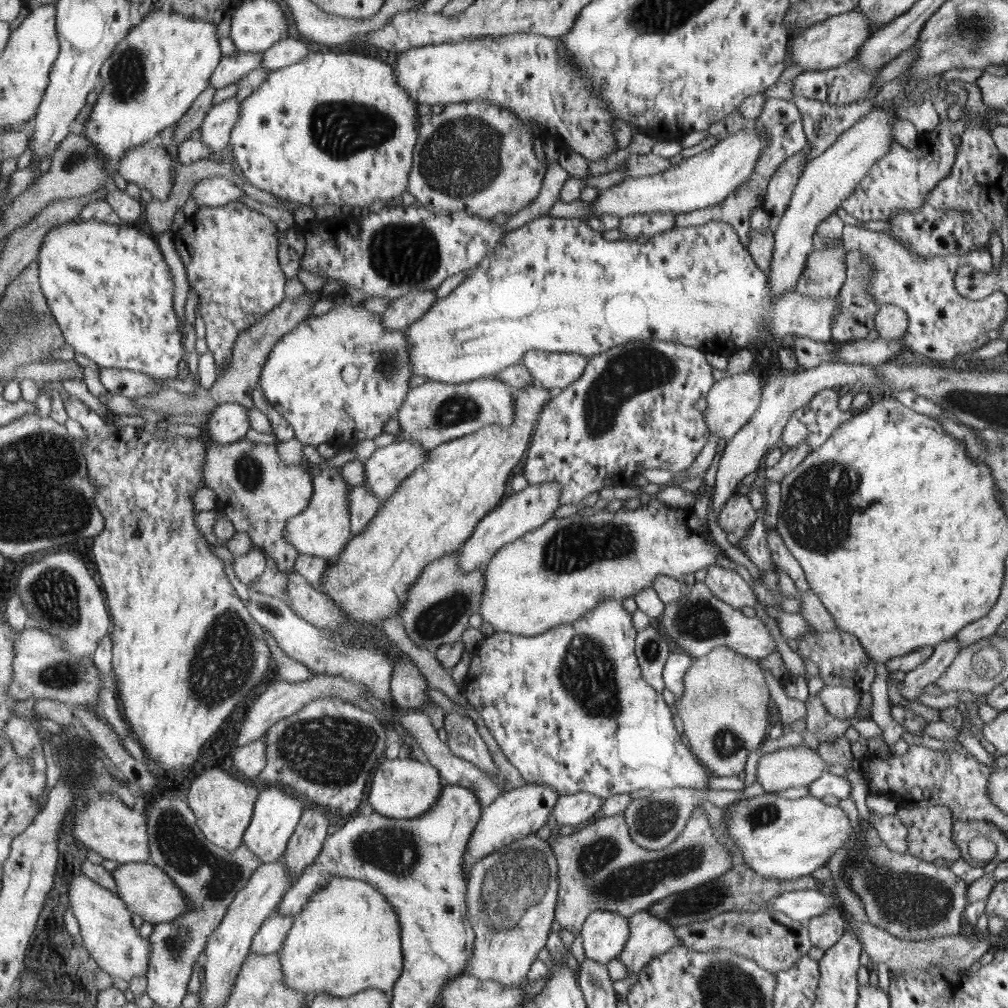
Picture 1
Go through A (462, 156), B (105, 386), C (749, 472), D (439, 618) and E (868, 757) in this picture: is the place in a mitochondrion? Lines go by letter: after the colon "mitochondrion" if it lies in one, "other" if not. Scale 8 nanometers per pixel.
A: mitochondrion
B: other
C: other
D: mitochondrion
E: other

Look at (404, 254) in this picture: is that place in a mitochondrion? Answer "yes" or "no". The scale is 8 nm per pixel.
yes

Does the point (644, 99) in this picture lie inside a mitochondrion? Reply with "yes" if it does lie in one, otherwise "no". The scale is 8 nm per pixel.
no

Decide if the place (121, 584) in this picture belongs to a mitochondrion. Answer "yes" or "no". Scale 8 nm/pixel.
no

